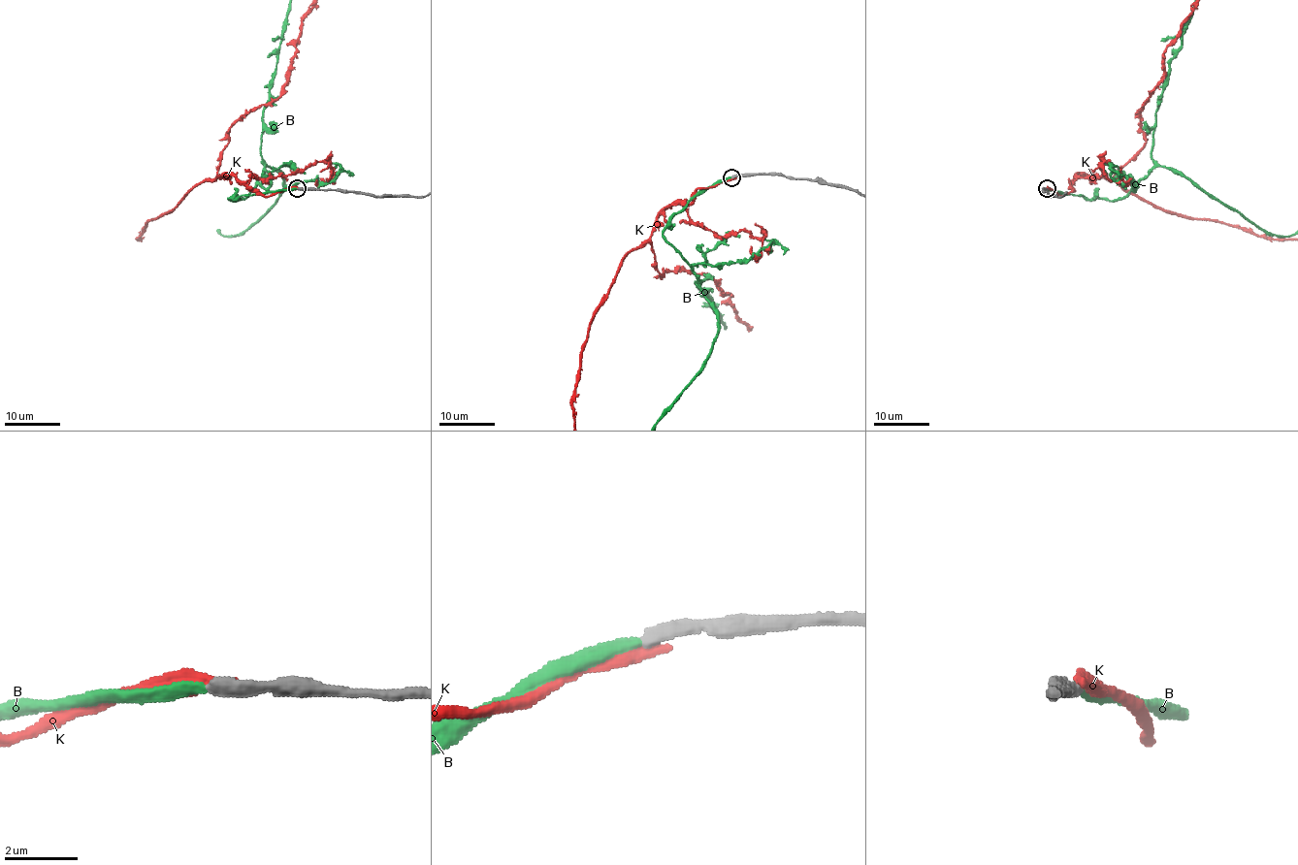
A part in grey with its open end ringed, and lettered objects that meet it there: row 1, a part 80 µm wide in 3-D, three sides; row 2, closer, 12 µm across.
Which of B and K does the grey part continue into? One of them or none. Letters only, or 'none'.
B

